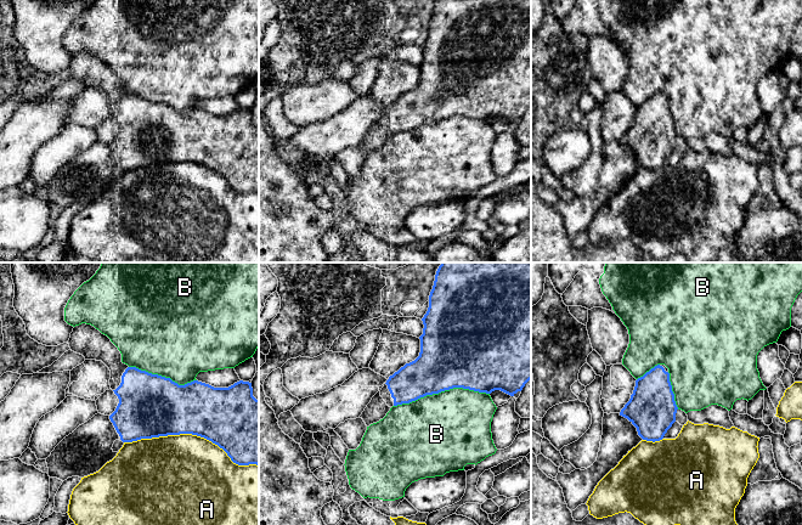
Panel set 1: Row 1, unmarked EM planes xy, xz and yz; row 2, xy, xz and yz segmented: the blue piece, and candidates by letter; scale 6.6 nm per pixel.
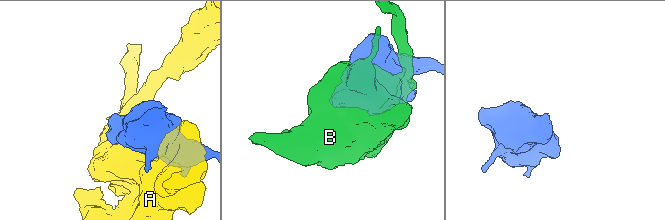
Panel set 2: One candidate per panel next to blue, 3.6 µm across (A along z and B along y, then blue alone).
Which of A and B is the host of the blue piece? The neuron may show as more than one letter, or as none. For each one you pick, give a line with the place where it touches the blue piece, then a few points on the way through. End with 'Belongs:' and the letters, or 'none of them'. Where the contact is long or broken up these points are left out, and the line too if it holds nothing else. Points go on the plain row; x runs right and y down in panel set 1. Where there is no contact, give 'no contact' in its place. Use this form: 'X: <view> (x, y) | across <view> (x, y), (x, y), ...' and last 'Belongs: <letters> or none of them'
Belongs: none of them

